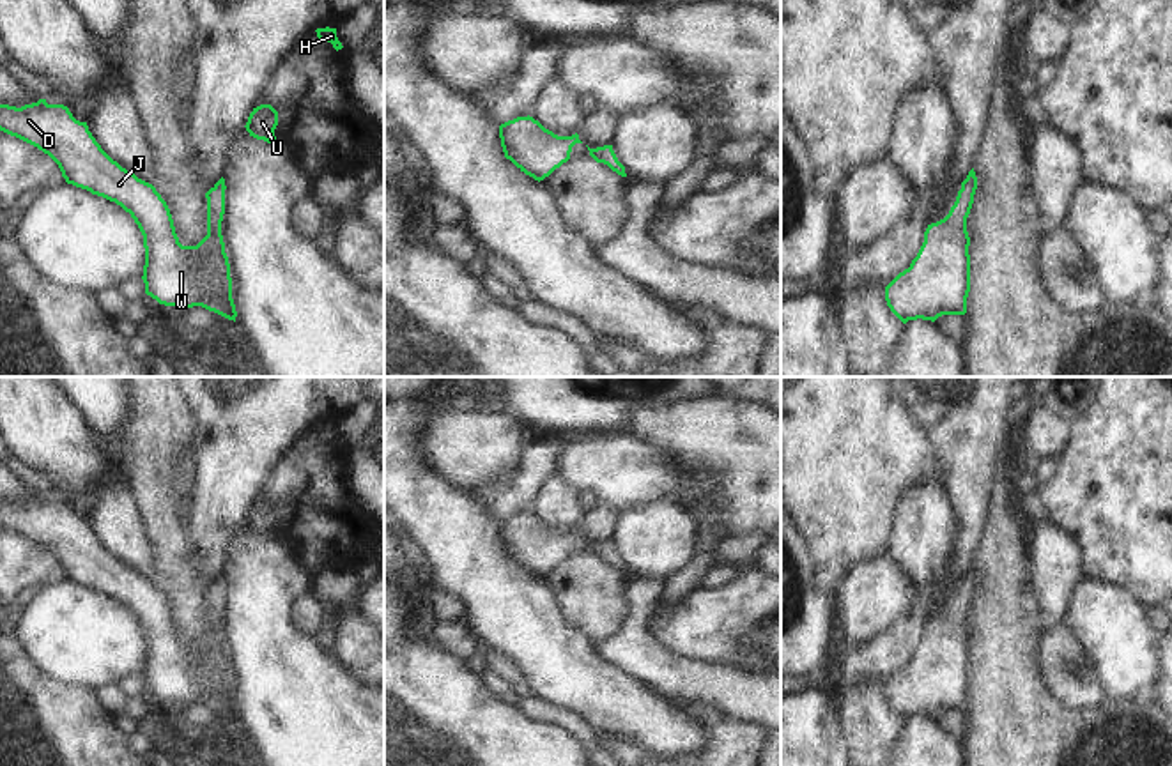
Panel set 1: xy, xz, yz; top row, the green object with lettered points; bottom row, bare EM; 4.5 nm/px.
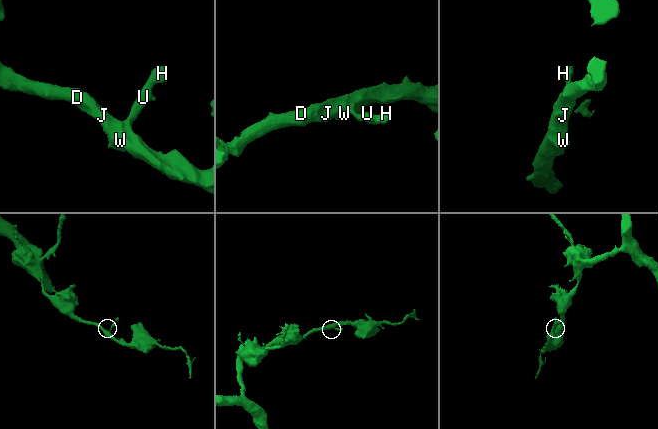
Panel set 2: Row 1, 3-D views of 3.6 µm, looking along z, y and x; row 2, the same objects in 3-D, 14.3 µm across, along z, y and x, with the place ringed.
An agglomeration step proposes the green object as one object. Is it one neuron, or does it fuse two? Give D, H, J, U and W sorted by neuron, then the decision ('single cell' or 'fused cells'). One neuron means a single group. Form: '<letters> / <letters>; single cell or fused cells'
D H J U W; single cell

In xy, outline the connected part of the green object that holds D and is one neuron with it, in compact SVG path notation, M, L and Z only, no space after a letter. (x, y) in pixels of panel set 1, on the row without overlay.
M46 495L21 504L0 501L0 527L48 550L67 580L115 598L131 610L143 632L142 676L147 692L181 706L202 702L235 718L230 660L221 632L223 573L205 589L207 632L197 642L182 642L156 584L113 557L87 518L76 517L67 502L48 501Z

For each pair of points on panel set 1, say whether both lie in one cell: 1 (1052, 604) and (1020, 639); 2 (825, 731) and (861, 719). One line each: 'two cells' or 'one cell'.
1: two cells
2: two cells

